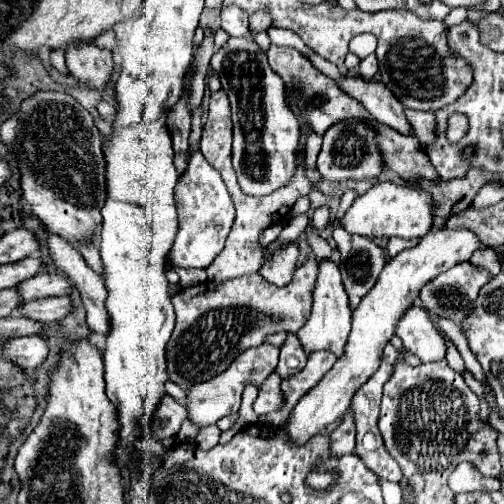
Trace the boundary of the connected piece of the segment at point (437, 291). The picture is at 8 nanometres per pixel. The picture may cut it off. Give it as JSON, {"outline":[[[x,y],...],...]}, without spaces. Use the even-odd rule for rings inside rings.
{"outline":[[[460,262],[422,288],[422,306],[434,316],[444,316],[460,324],[472,312],[478,290],[488,280],[486,270],[476,270],[470,262]]]}

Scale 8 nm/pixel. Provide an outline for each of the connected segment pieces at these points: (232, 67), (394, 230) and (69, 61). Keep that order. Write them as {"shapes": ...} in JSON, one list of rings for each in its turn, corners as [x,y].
{"shapes":[[[[230,36],[222,48],[216,48],[210,68],[220,76],[222,90],[232,104],[232,160],[240,188],[252,196],[272,194],[276,188],[290,182],[296,168],[296,148],[300,138],[300,124],[286,104],[286,86],[270,68],[266,52],[250,36]]],[[[392,182],[374,184],[366,194],[358,196],[348,212],[342,216],[340,226],[356,236],[364,238],[422,238],[432,228],[434,212],[432,212],[432,198],[418,188],[412,186],[396,186]]],[[[94,42],[70,44],[66,48],[66,66],[70,74],[74,74],[82,84],[104,90],[110,80],[114,62],[112,52],[104,52]]]]}

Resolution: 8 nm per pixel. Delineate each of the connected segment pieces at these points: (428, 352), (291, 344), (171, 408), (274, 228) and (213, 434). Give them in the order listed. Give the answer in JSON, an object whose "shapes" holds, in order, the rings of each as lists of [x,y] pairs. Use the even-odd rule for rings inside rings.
{"shapes":[[[[412,306],[396,328],[396,336],[402,340],[404,348],[416,354],[422,362],[436,362],[446,358],[446,342],[444,336],[434,328],[426,310],[420,306]]],[[[288,334],[286,344],[280,348],[280,362],[278,362],[278,372],[282,376],[282,380],[286,380],[288,376],[294,376],[302,366],[304,366],[306,354],[302,350],[302,346],[298,344],[296,334]]],[[[164,396],[152,420],[152,438],[162,440],[176,436],[184,420],[186,420],[186,408],[172,396]]],[[[272,224],[272,226],[268,226],[268,228],[260,234],[260,246],[268,246],[270,242],[274,242],[274,240],[278,238],[280,230],[282,230],[282,224]]],[[[214,424],[214,426],[208,426],[208,428],[202,428],[198,438],[196,438],[196,446],[198,448],[214,448],[218,444],[218,438],[220,438],[220,428]]]]}

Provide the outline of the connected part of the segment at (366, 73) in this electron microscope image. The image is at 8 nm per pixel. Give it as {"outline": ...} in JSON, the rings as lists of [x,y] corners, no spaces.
{"outline":[[[370,54],[370,56],[366,56],[366,58],[360,62],[360,74],[362,74],[364,78],[372,78],[372,76],[376,76],[376,72],[378,72],[378,60],[376,60],[374,54]]]}

